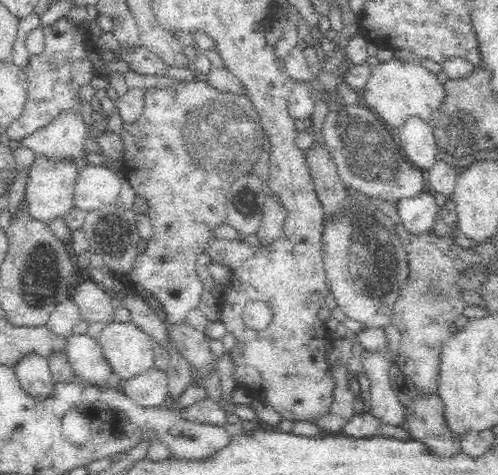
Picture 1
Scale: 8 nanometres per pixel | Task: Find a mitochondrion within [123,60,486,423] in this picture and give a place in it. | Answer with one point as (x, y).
(374, 261)

